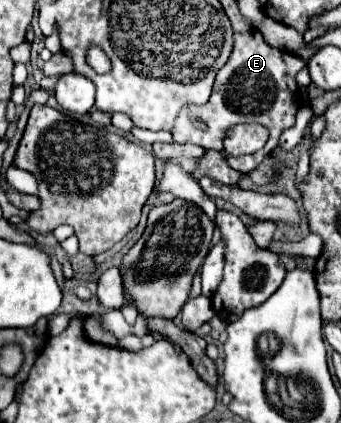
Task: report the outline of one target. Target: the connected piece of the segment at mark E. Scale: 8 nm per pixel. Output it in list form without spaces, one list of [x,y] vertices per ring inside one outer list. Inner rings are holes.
[[[247,30],[243,34],[233,36],[233,52],[227,60],[227,64],[219,70],[213,86],[213,94],[207,104],[203,106],[191,106],[179,112],[179,118],[175,120],[175,126],[171,128],[173,140],[179,144],[193,142],[203,146],[205,150],[217,150],[223,154],[223,136],[225,130],[229,130],[235,124],[245,124],[245,122],[259,122],[269,128],[271,136],[267,140],[267,146],[255,154],[241,156],[241,158],[229,158],[223,154],[225,162],[237,170],[237,172],[251,172],[255,170],[265,156],[273,152],[273,148],[279,144],[279,136],[285,128],[291,128],[295,124],[295,114],[301,106],[299,98],[299,88],[295,84],[295,74],[303,68],[301,58],[297,58],[291,52],[281,52],[277,48],[271,48],[259,30]],[[193,116],[199,116],[207,124],[205,130],[197,130],[195,124],[191,122]]]

